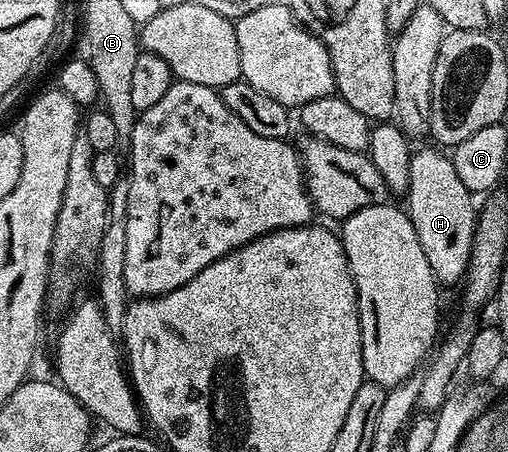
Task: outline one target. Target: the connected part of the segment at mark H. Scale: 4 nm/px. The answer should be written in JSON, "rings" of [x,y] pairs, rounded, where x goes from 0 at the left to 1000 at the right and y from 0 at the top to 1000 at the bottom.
{"rings":[[[817,327],[807,341],[807,412],[797,425],[795,460],[807,473],[811,502],[819,502],[819,529],[827,529],[850,608],[864,633],[878,635],[915,615],[941,482],[935,438],[913,414],[906,387],[898,387],[892,354],[880,341],[876,347],[868,327],[852,327]]]}

